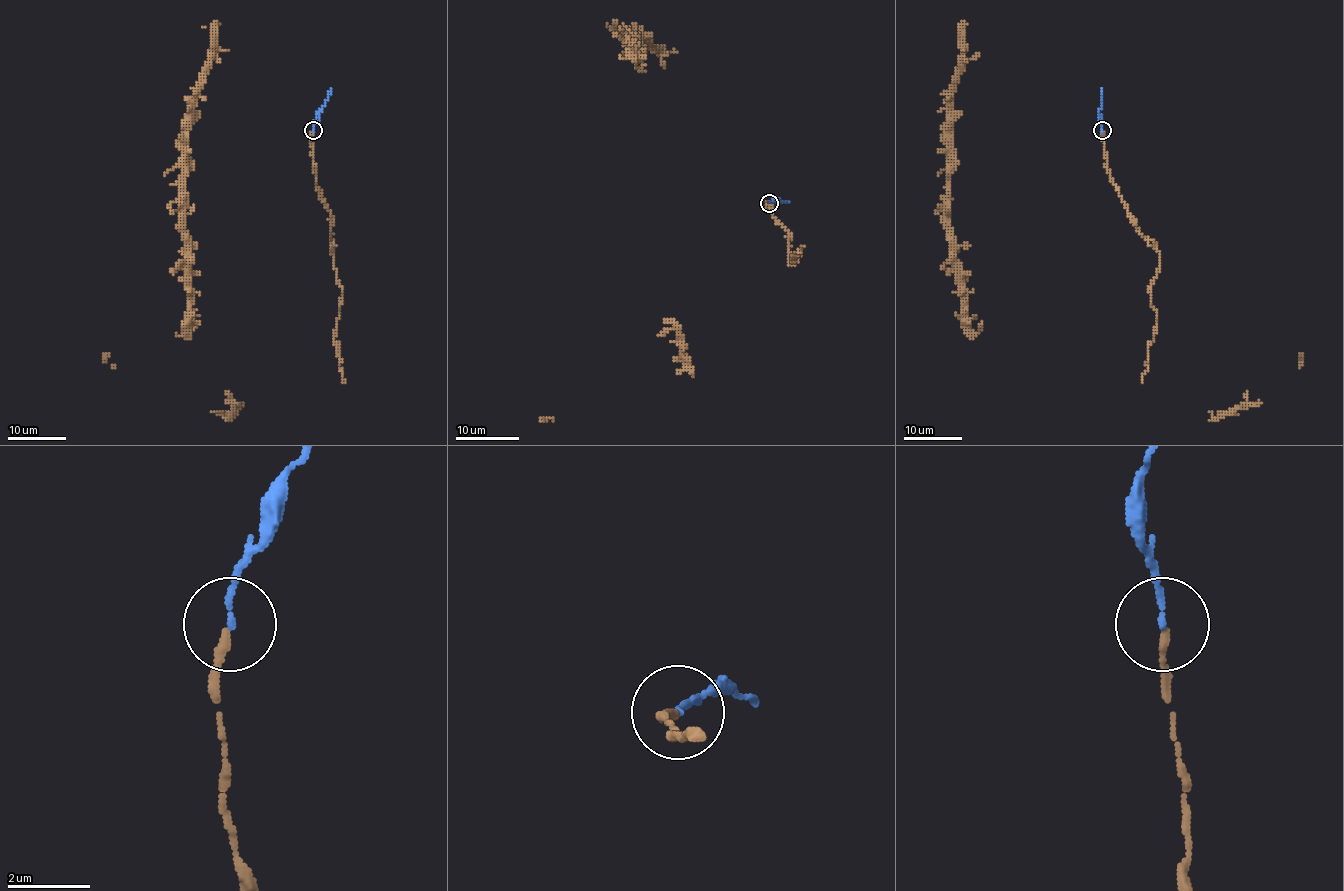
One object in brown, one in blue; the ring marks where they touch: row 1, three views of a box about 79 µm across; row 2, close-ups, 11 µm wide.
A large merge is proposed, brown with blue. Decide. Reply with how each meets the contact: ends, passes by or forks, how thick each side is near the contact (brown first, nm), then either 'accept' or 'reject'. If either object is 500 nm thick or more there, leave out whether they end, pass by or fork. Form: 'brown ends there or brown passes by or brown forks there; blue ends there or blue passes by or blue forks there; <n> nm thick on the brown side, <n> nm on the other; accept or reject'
brown ends there; blue ends there; 180 nm thick on the brown side, 140 nm on the other; reject

